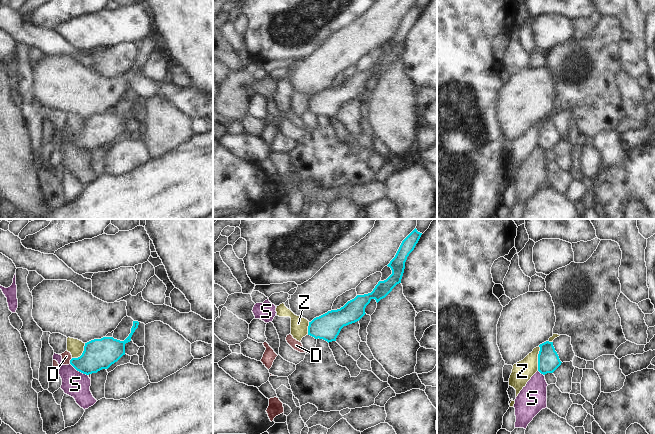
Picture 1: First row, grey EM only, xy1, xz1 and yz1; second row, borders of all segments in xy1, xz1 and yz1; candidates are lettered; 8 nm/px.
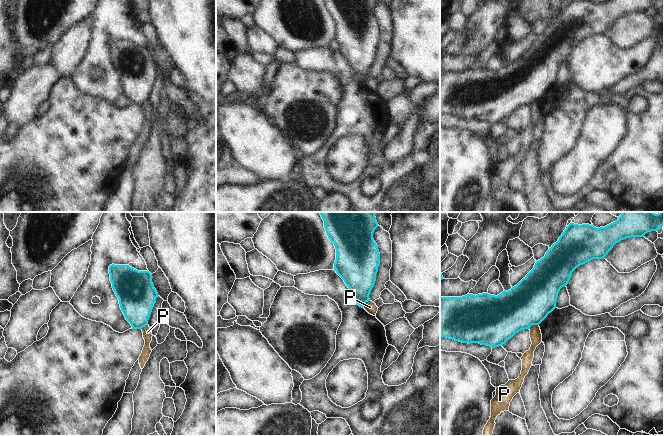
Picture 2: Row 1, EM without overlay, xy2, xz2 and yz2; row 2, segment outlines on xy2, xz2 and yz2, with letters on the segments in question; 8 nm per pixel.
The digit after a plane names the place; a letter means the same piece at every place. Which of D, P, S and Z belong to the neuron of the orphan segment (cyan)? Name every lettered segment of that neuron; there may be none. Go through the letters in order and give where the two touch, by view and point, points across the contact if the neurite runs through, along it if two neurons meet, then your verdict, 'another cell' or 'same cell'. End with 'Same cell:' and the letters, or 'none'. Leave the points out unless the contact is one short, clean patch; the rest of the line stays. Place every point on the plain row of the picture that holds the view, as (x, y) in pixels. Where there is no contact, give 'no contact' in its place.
D: contact xy1 (70, 137); way xy1 (98, 130), (91, 137), (70, 137), (66, 132); same cell
P: contact yz2 (533, 100); border yz2 (538, 100), (533, 100), (529, 105); another cell
S: contact xy1 (79, 147); border xy1 (70, 139), (77, 146), (87, 151); another cell
Z: contact yz1 (538, 134); border yz1 (539, 122), (537, 146); another cell
Same cell: D

